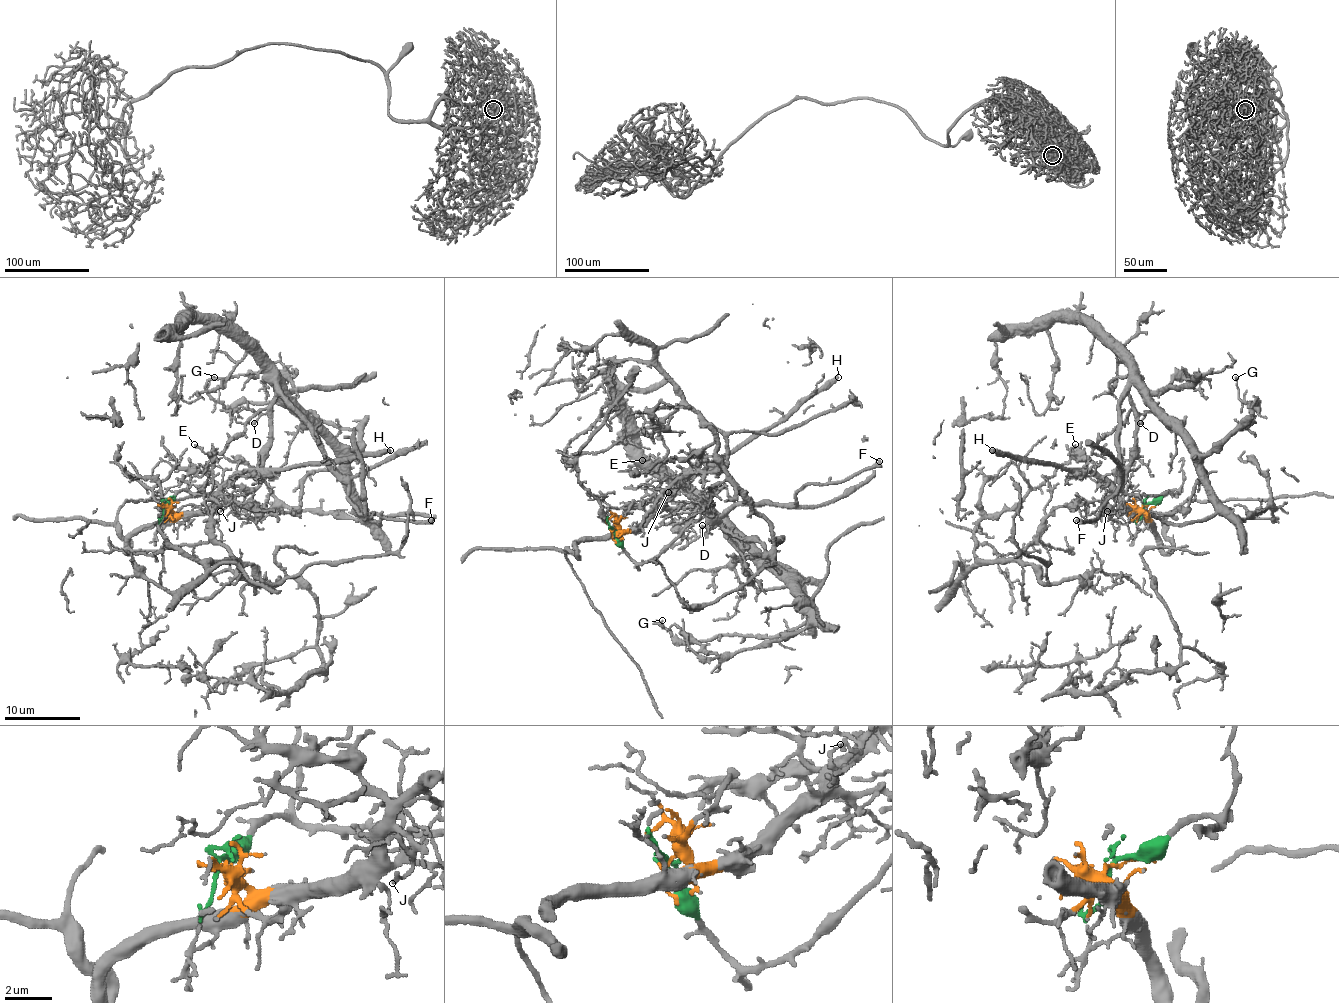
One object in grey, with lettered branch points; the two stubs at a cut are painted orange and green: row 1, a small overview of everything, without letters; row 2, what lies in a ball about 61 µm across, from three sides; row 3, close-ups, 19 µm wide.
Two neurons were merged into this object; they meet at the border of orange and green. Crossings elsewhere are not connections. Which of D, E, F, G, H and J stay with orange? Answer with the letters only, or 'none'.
E, H, J

